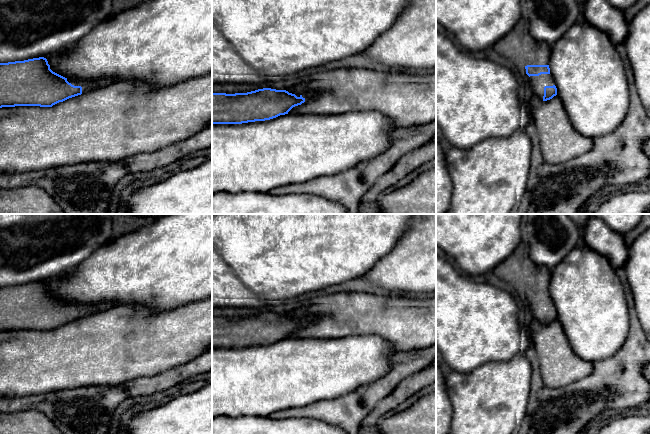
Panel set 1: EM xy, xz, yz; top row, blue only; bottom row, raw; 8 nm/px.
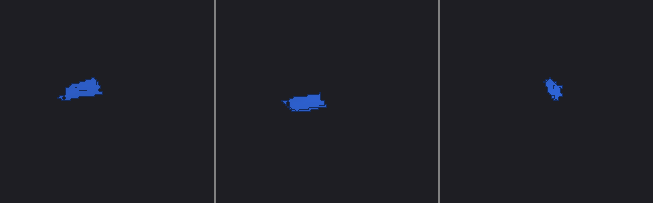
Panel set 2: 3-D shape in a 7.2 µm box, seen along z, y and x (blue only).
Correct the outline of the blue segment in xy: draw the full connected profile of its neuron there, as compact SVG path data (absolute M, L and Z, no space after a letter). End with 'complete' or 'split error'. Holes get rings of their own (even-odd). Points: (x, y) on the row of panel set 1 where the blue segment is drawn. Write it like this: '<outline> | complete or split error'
M44 57L0 63L0 108L52 107L114 82L109 78L97 81L68 80L53 72Z | split error

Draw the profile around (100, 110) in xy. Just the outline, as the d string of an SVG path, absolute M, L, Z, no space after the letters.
M212 72L204 76L191 78L171 86L155 88L152 84L128 80L116 80L114 83L97 88L81 95L59 102L52 107L15 106L0 108L0 173L17 173L43 170L51 167L73 165L83 162L116 162L135 154L153 152L176 142L185 140L201 131L212 121Z

